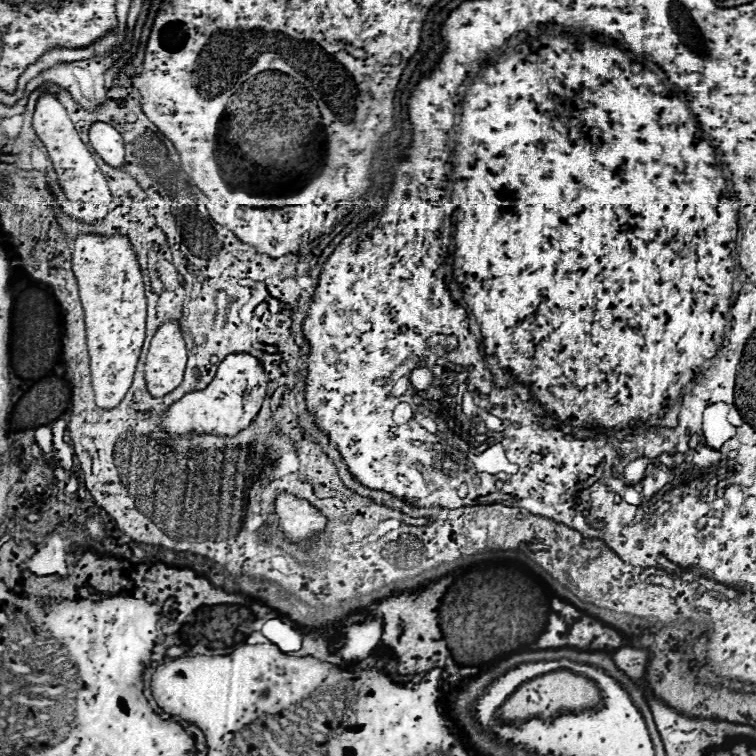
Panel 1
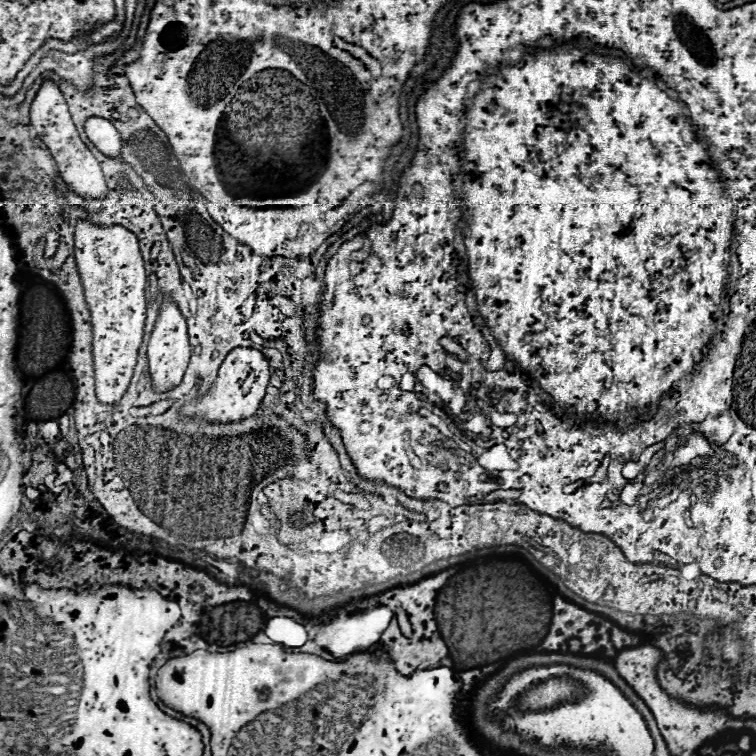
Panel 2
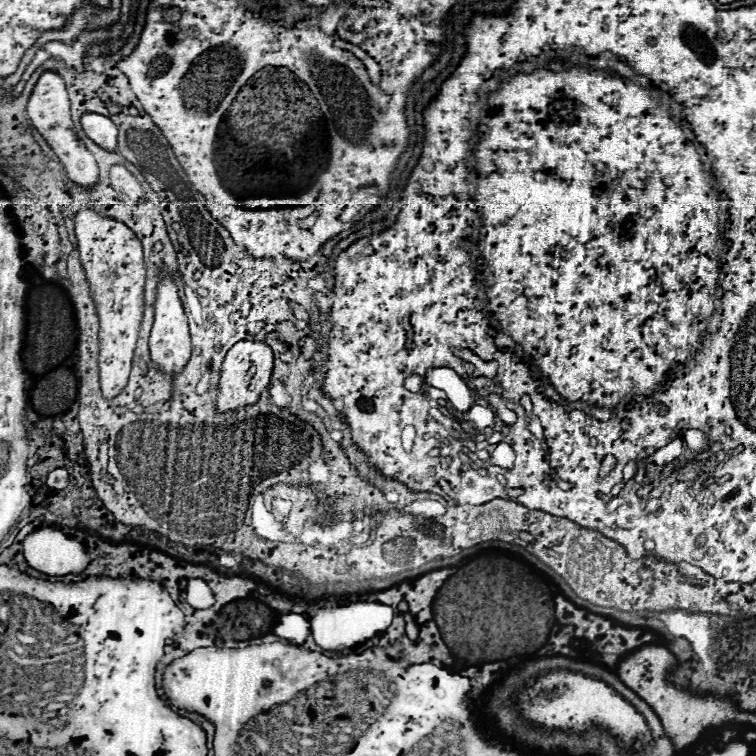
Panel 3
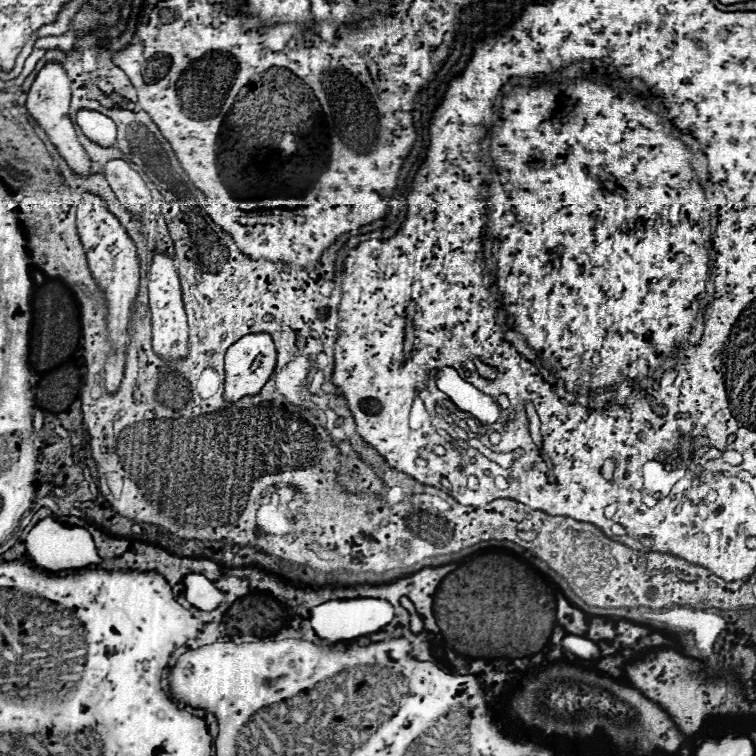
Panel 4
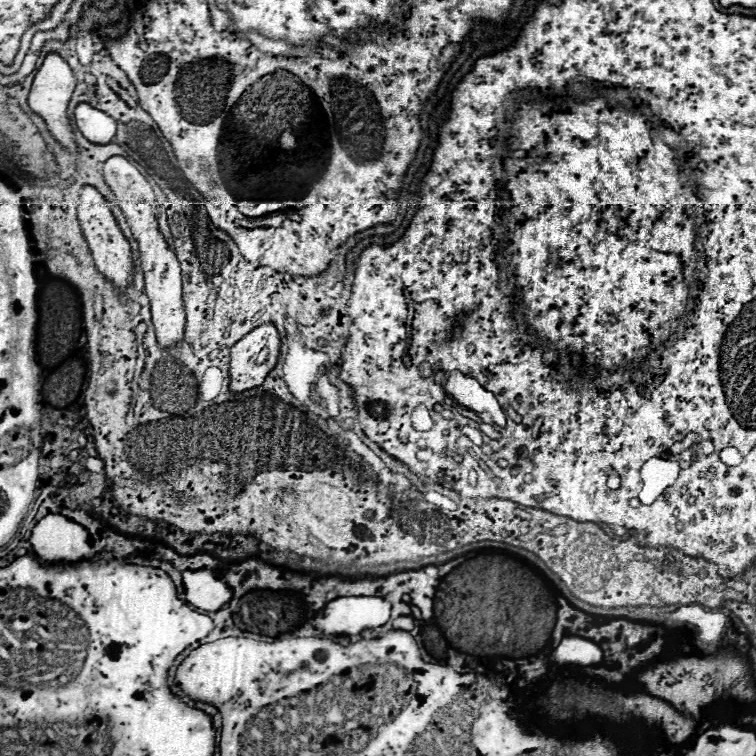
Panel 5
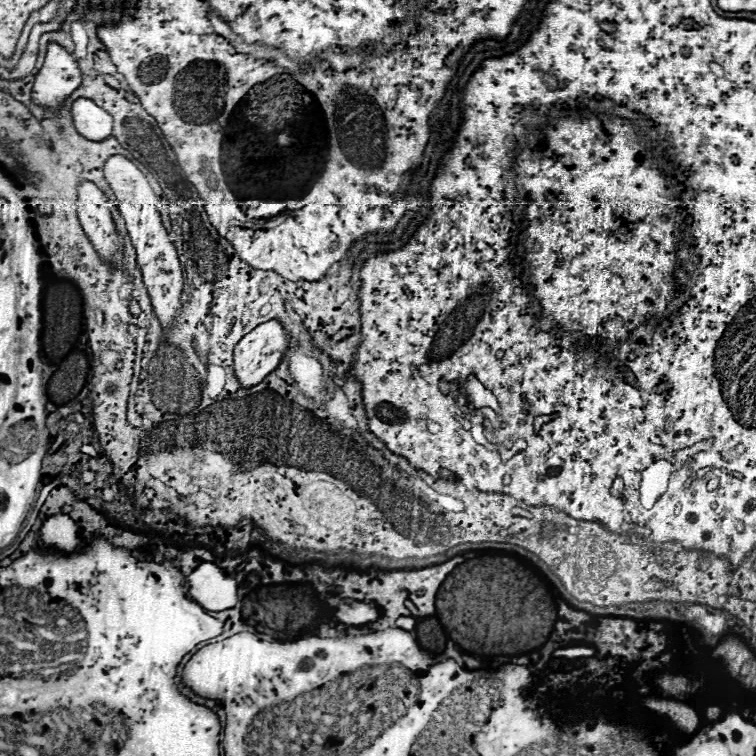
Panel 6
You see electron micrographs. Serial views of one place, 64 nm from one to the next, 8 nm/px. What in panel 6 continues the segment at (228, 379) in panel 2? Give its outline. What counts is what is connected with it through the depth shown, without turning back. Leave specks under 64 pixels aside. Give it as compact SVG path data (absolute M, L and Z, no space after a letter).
M278 320L264 322L246 334L234 348L234 372L244 388L260 384L272 374L292 344L292 336Z

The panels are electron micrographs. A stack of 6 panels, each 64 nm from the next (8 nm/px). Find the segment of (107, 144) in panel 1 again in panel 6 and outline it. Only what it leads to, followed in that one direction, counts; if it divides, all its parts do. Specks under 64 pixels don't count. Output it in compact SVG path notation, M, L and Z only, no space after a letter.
M78 98L70 108L74 128L88 140L104 140L112 136L112 116L96 106L90 98Z

